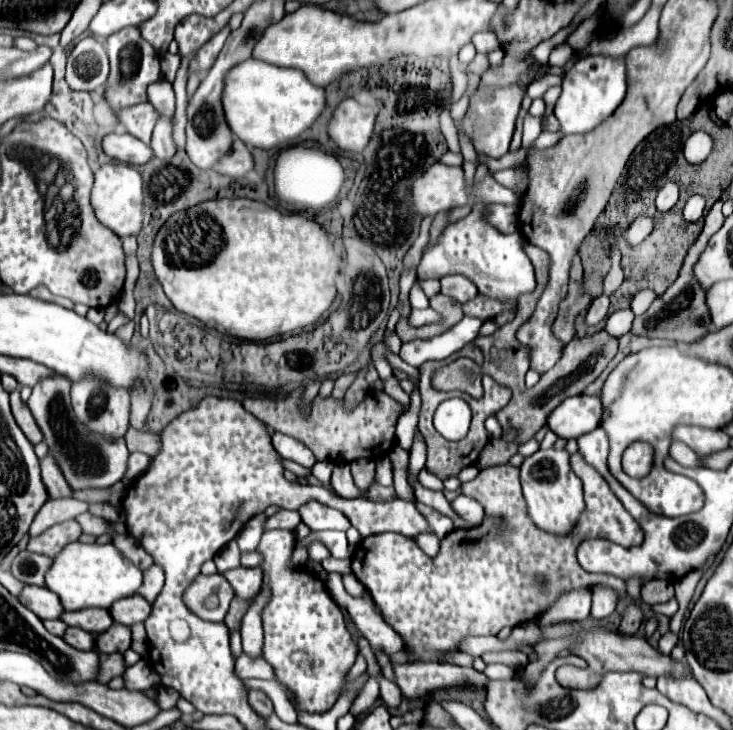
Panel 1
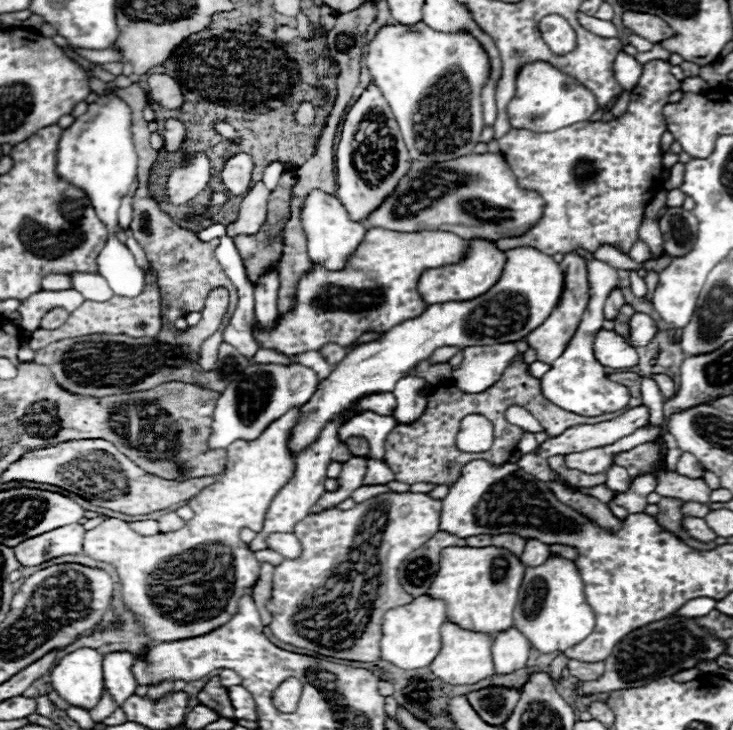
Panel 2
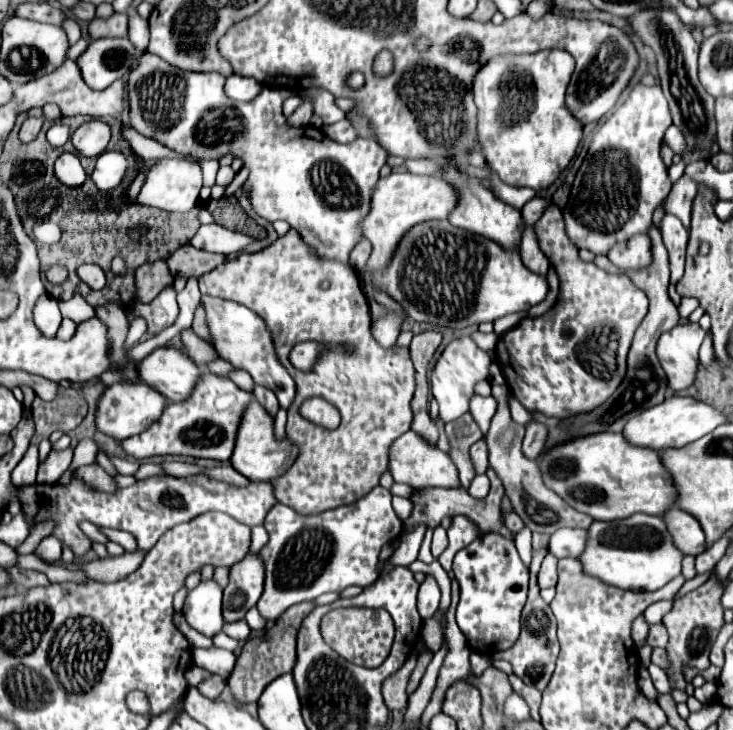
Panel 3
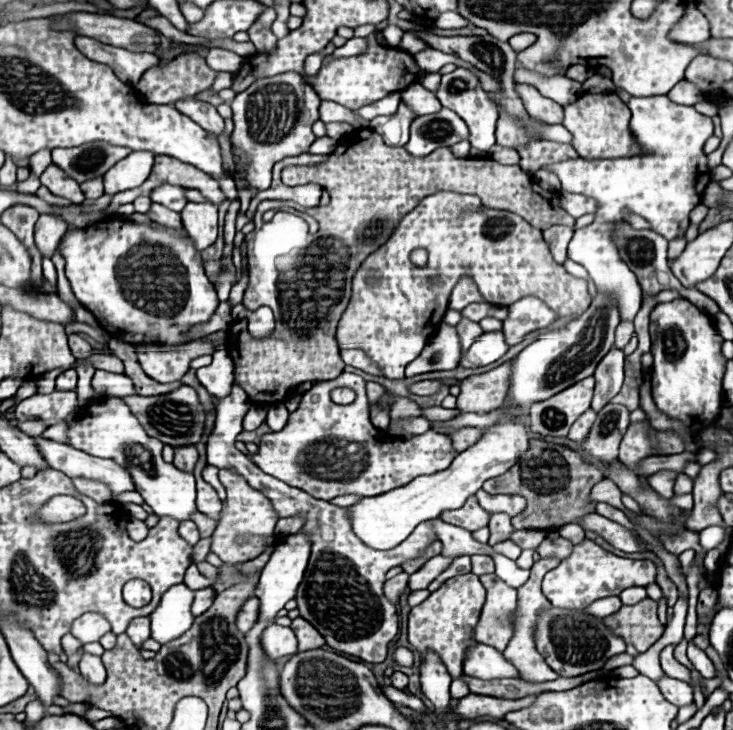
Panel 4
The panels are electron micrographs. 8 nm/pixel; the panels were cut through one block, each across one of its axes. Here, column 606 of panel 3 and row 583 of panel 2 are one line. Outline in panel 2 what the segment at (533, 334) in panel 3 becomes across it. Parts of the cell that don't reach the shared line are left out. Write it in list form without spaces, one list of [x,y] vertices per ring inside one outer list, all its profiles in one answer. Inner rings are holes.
[[[386,492],[356,504],[350,510],[330,508],[328,512],[320,512],[320,516],[304,518],[294,528],[294,534],[302,544],[300,558],[284,558],[284,562],[274,570],[272,600],[268,602],[268,610],[274,616],[270,624],[272,634],[286,644],[308,648],[332,658],[358,662],[378,660],[384,612],[412,600],[412,596],[400,588],[398,568],[412,550],[416,550],[438,532],[440,508],[442,504],[428,498],[426,494]]]

